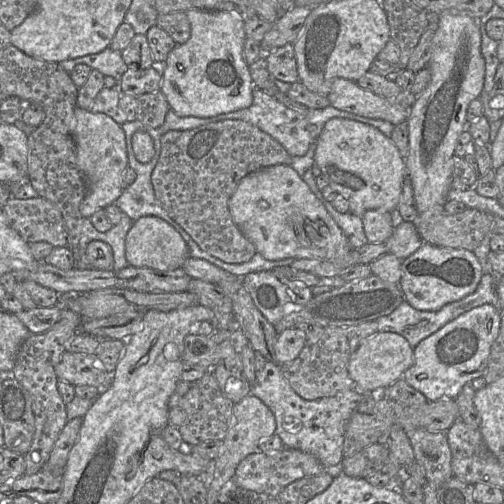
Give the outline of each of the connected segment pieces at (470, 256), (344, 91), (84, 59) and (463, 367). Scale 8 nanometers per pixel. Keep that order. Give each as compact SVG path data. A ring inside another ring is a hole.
M423 243L413 254L402 260L398 285L404 299L415 309L438 311L444 305L473 293L483 274L474 252Z
M345 78L333 81L327 97L330 105L339 110L385 120L394 126L406 121L409 116L409 110L392 105L381 96L363 89L356 81Z
M110 47L96 54L89 54L60 62L62 68L68 73L78 64L86 64L91 69L99 71L104 77L113 77L117 83L120 83L122 75L128 69L128 66L123 61L121 51Z
M484 304L461 314L413 349L414 362L404 372L403 378L429 401L455 399L467 382L485 375L490 348L499 329L500 313L491 304Z

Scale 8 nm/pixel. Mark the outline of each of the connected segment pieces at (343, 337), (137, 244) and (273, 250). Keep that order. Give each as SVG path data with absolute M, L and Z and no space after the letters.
M376 321L353 326L326 327L324 334L313 344L306 344L296 359L281 364L284 377L294 391L307 400L334 396L352 389L355 382L349 375L348 363L359 344L367 337L379 332Z
M144 216L134 221L127 233L125 257L133 267L169 271L181 268L190 255L185 240L174 227L159 217Z
M291 165L265 167L242 178L228 208L239 230L267 260L341 259L352 249L322 202Z

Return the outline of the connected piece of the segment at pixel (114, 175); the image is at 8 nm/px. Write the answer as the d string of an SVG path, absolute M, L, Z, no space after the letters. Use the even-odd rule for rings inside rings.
M75 107L74 115L73 138L77 165L87 183L87 192L80 205L80 213L84 218L90 218L99 209L114 204L123 192L123 172L128 167L126 138L121 125L106 114Z

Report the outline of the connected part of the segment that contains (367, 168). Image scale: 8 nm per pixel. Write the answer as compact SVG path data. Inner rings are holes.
M332 118L326 122L316 140L314 162L329 179L329 184L349 202L350 213L361 217L368 210L393 211L397 208L404 176L407 175L405 159L393 141L377 128L362 122Z

